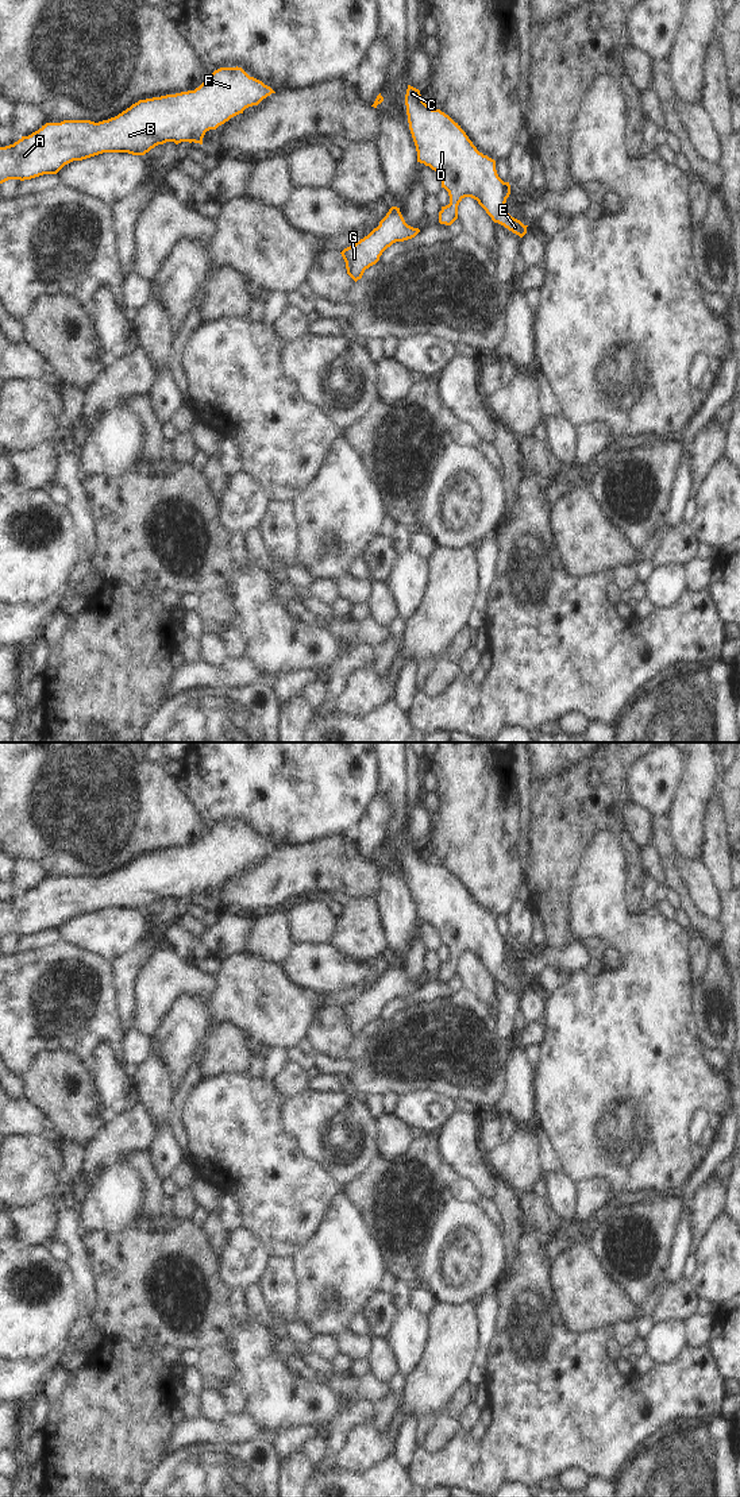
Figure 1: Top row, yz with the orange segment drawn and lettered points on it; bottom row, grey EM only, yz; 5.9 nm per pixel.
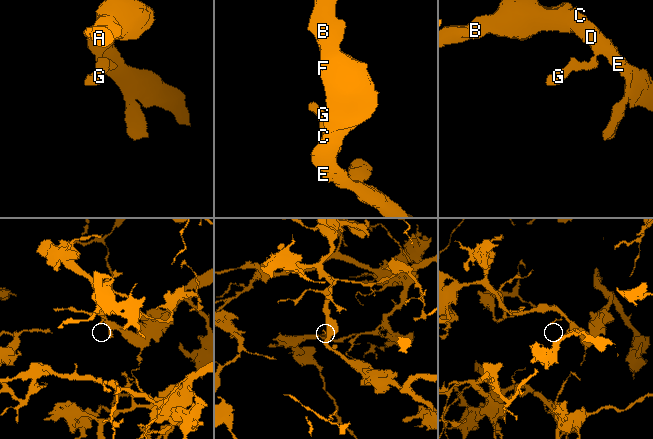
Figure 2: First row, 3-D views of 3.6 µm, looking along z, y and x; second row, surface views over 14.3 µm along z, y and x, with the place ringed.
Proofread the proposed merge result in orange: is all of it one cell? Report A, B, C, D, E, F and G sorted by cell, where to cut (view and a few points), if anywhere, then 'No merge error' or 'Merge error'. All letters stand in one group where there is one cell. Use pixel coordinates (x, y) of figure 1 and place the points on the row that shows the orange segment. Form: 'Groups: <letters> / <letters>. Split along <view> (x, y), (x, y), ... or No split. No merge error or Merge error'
Groups: A B C D E F G. No split. No merge error

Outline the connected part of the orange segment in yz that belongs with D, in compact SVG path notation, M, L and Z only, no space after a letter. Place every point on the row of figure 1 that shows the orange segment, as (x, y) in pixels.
M411 85L405 105L417 162L439 174L450 196L450 204L439 212L439 223L451 225L458 219L459 202L471 197L494 223L523 238L528 225L505 211L510 185L498 177L496 161L479 153L458 123L440 109L429 108L420 90Z

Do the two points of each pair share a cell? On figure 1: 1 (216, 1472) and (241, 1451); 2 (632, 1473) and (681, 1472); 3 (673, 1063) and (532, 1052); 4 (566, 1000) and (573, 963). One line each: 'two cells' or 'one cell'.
1: one cell
2: one cell
3: two cells
4: two cells

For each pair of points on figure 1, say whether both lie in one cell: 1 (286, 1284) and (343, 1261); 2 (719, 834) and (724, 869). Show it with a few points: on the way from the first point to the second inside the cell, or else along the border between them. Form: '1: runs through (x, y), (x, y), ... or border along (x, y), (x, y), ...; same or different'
1: border along (292, 1258), (297, 1283), (296, 1312); different
2: runs through (719, 842), (719, 861); same

